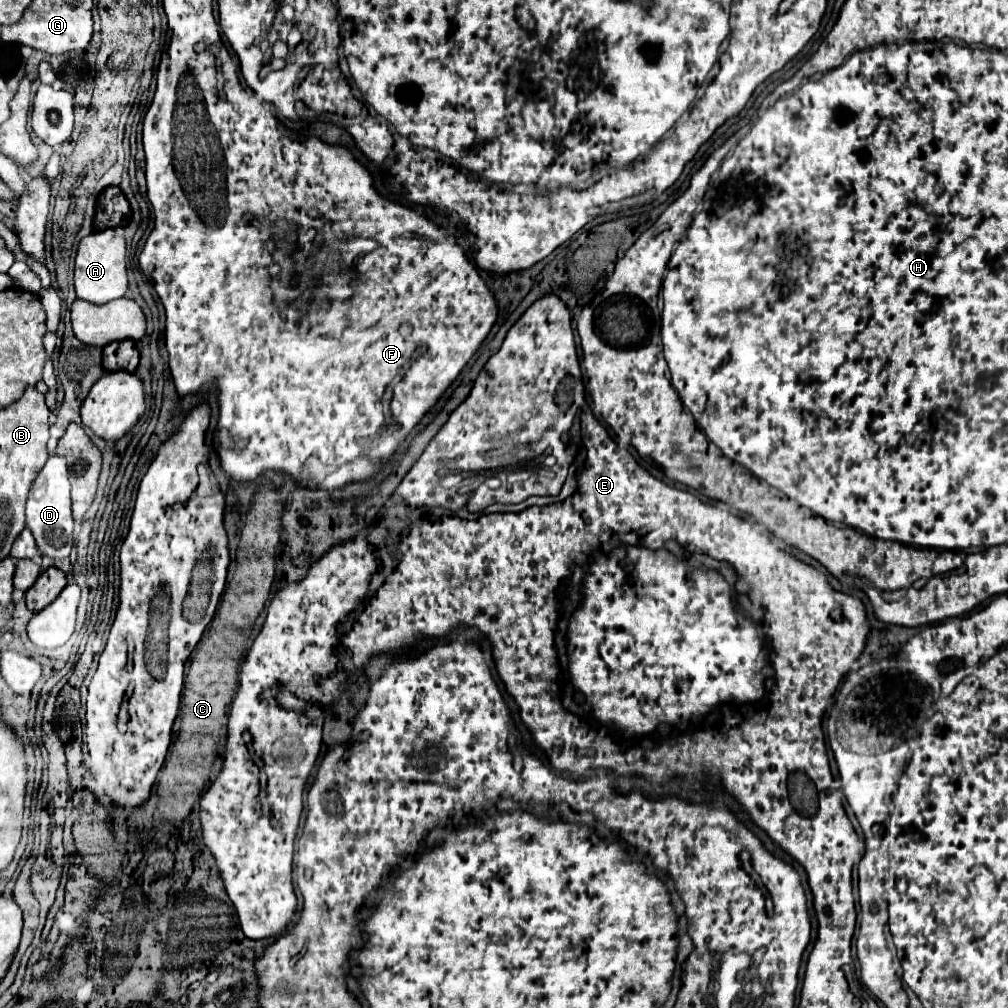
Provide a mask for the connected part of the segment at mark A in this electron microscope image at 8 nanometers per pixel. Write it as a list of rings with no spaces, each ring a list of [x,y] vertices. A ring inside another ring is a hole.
[[[113,228],[93,232],[81,238],[75,258],[75,294],[91,304],[107,304],[127,292],[127,264],[125,264],[125,240]]]

